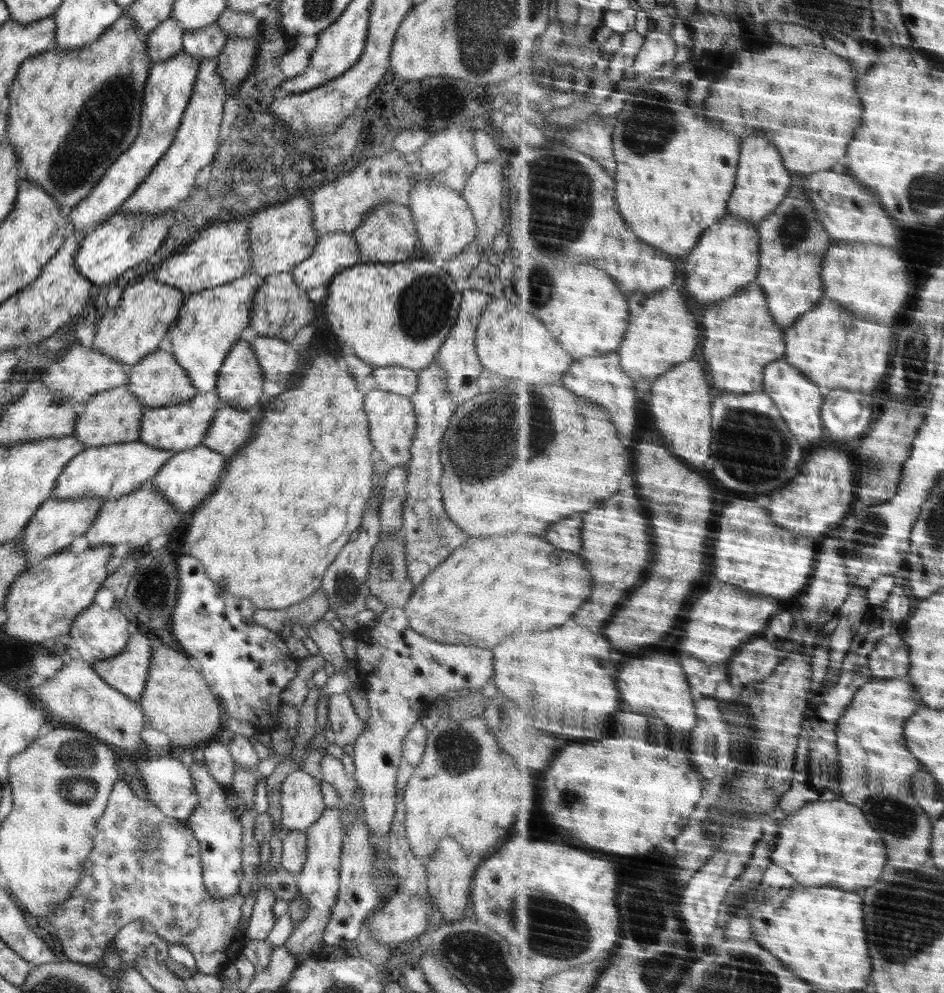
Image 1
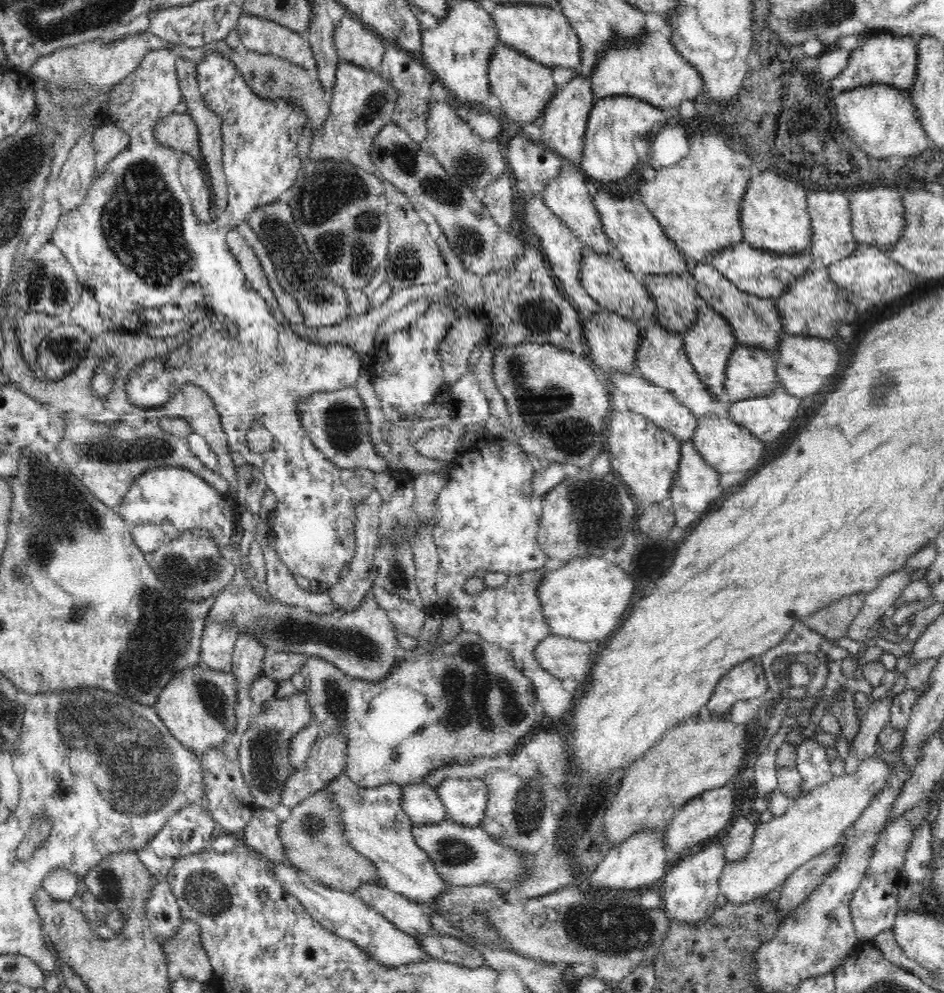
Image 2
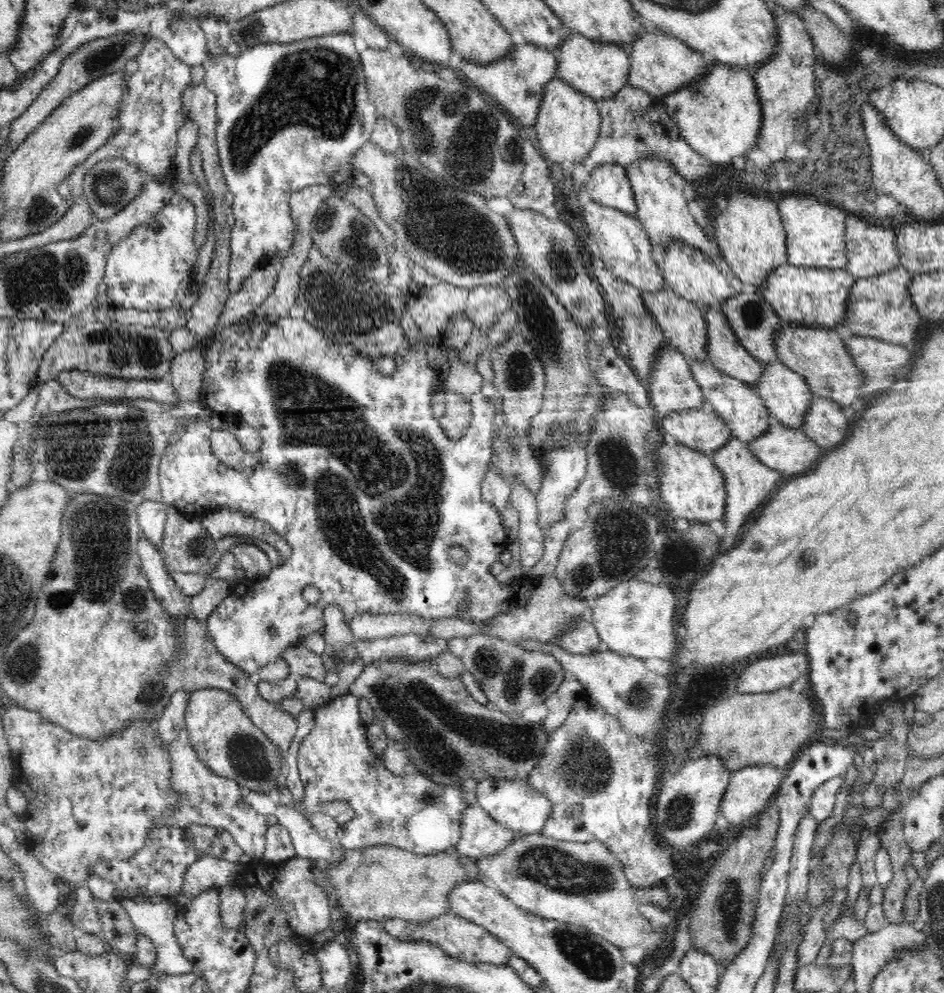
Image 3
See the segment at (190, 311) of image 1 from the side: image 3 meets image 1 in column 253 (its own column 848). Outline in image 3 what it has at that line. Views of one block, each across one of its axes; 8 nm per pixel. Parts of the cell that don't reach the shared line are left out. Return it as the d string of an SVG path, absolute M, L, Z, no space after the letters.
M786 264L768 274L764 284L755 291L787 324L834 329L834 326L844 322L854 280L855 278L844 269L809 268Z

